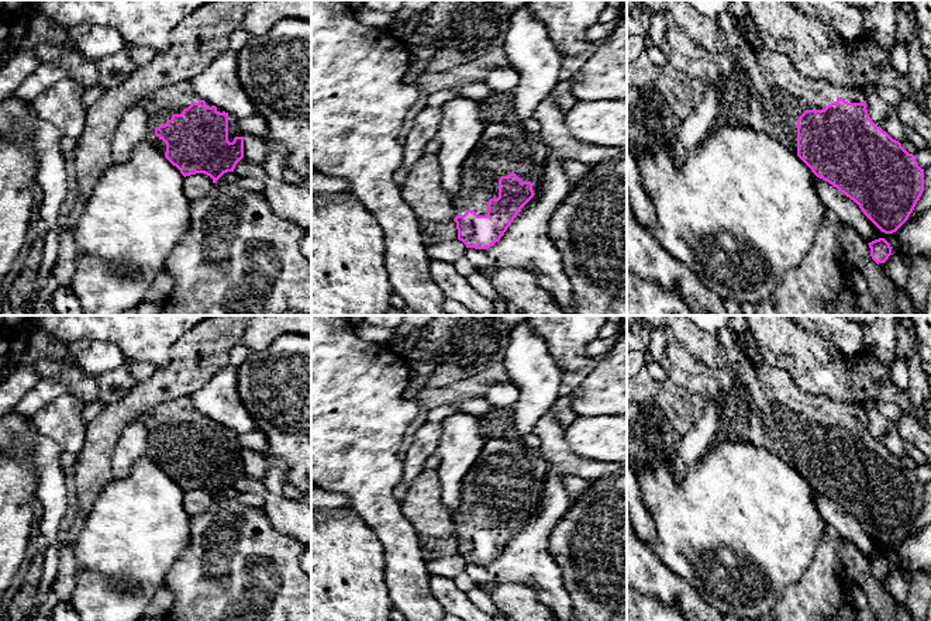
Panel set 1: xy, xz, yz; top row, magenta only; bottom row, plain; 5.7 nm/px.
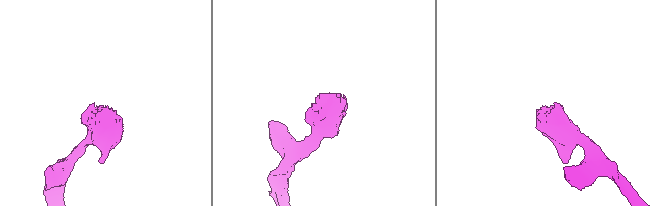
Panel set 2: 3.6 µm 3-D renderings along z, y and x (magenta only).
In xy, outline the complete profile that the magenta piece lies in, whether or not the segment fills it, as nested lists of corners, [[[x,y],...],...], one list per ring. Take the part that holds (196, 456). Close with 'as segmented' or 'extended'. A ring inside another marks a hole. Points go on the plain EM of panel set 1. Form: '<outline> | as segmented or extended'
[[[189,396],[149,408],[139,421],[148,432],[145,456],[185,493],[204,489],[217,498],[244,473],[238,434],[201,415]]] | extended

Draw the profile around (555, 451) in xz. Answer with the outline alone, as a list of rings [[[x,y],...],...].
[[[551,410],[537,421],[534,434],[541,439],[541,455],[562,477],[575,475],[592,482],[621,468],[620,463],[576,458],[565,442],[565,429]]]

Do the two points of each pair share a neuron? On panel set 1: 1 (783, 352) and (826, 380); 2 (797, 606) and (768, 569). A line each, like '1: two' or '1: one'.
1: one
2: two

